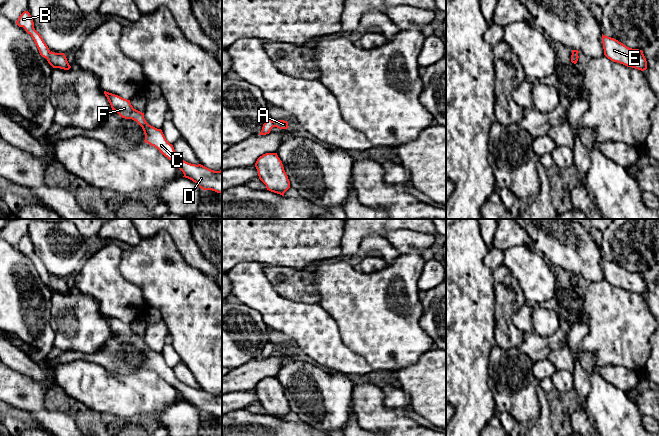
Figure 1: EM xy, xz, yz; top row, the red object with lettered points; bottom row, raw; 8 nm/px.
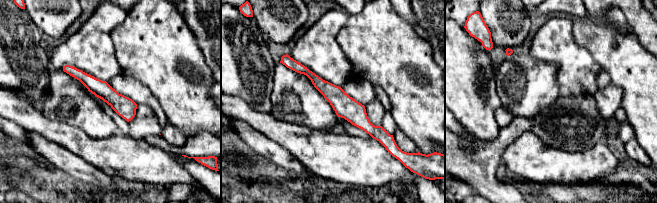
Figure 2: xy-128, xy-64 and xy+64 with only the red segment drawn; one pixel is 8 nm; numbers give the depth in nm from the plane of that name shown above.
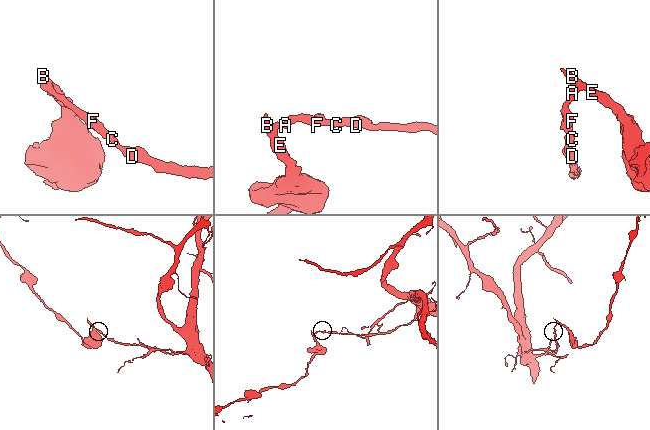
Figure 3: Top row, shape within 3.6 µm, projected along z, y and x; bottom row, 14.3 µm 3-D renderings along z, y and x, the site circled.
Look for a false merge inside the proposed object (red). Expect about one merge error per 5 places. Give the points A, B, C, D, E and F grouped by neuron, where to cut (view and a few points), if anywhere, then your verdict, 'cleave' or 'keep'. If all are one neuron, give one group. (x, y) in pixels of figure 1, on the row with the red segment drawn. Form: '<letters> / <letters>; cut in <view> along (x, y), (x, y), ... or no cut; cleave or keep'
A B C D E F; no cut; keep

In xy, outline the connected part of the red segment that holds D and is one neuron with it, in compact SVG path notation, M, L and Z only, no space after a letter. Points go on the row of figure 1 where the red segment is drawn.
M106 91L104 94L112 110L116 111L122 118L136 121L144 131L145 143L154 146L171 160L183 172L183 177L192 180L203 190L222 193L222 170L214 171L201 164L191 164L182 160L176 154L173 145L166 140L162 130L149 125L144 118L144 113L134 109L130 100Z

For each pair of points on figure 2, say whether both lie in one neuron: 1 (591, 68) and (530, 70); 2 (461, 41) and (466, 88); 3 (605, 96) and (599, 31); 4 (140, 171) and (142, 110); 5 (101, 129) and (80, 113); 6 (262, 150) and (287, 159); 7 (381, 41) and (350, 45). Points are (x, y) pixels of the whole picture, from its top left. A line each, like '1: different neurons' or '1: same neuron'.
1: different neurons
2: same neuron
3: different neurons
4: different neurons
5: same neuron
6: same neuron
7: same neuron

